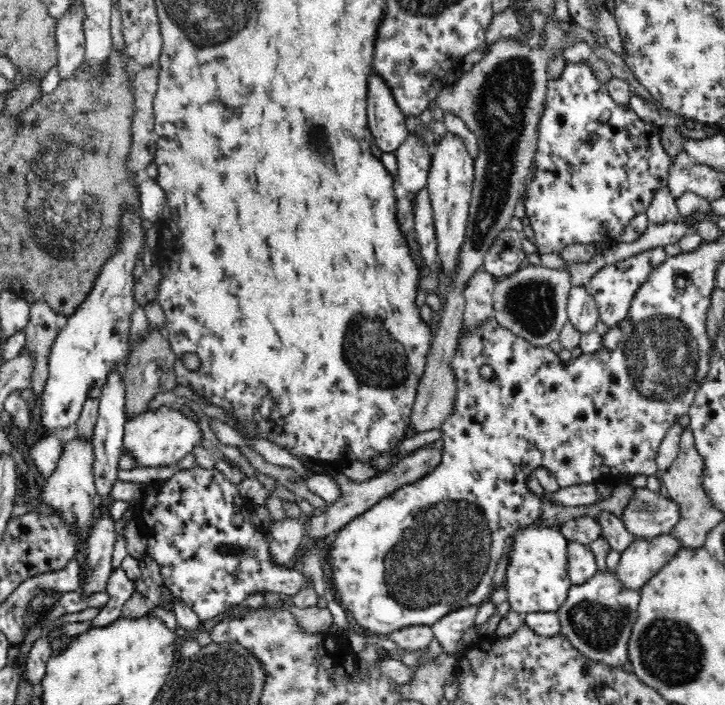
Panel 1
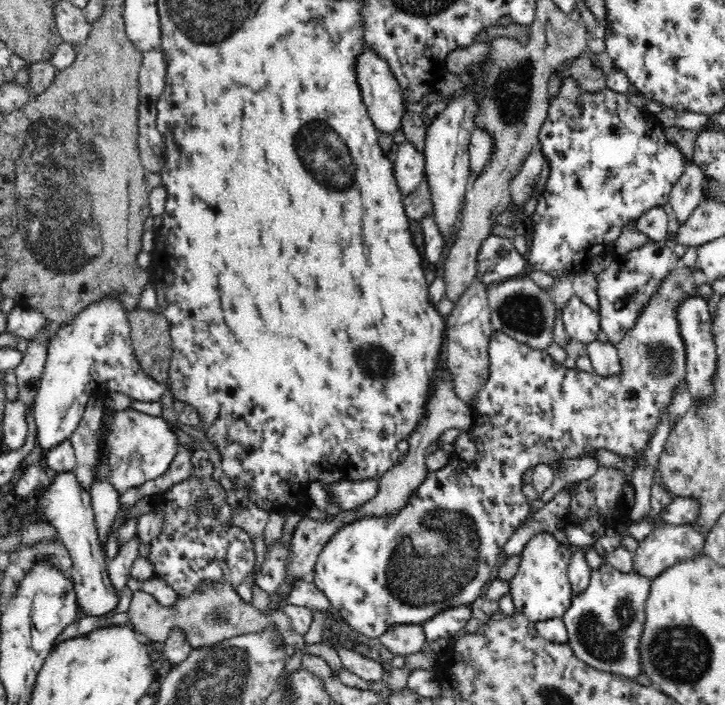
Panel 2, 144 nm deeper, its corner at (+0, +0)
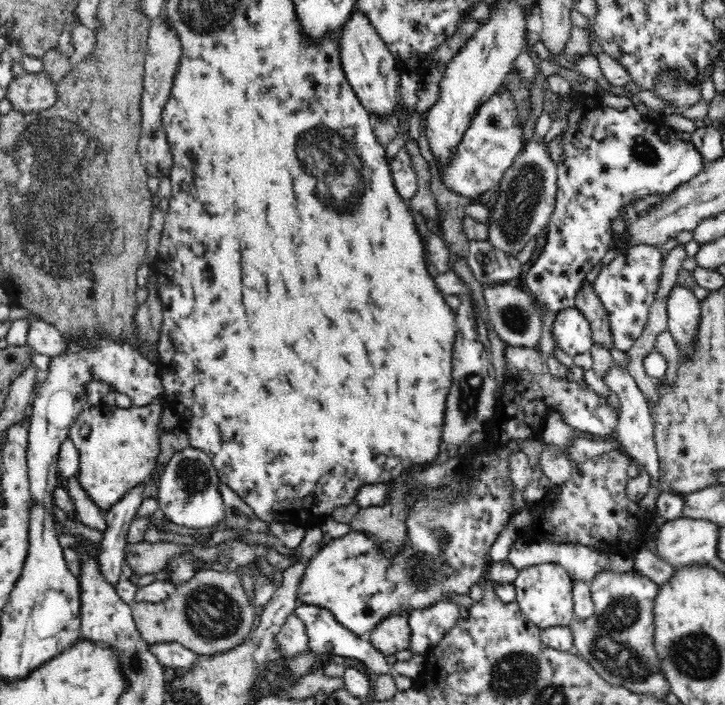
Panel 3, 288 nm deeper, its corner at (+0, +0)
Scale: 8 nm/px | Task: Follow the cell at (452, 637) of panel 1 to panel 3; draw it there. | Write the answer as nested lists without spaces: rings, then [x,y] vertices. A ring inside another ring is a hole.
[[[440,602],[432,608],[426,608],[422,612],[412,612],[410,628],[412,628],[412,640],[410,640],[410,652],[416,656],[424,656],[440,644],[440,640],[452,632],[452,628],[458,624],[458,620],[464,616],[464,610],[456,602]]]

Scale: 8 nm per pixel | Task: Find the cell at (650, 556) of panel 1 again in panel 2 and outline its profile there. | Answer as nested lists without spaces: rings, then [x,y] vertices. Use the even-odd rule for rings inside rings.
[[[692,524],[688,526],[658,526],[652,528],[644,540],[638,542],[636,554],[634,554],[634,574],[642,576],[646,580],[658,578],[664,570],[672,568],[678,562],[684,562],[688,558],[694,558],[696,554],[704,554],[706,536],[700,536]]]

